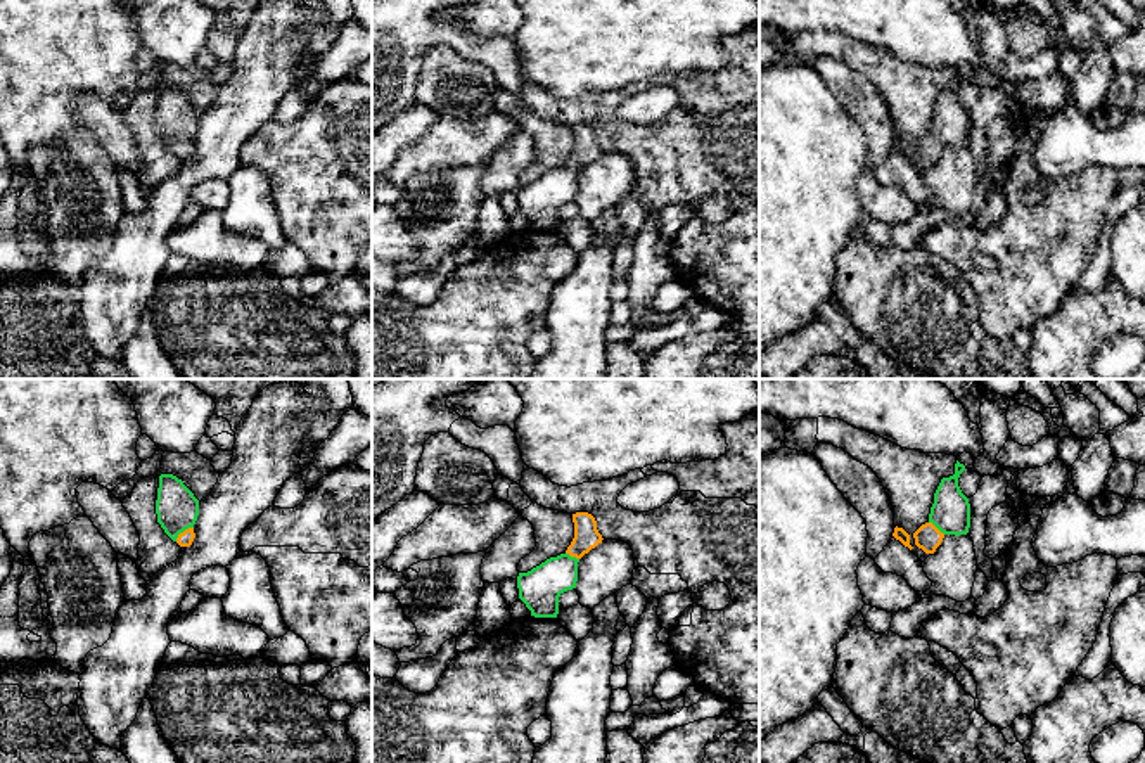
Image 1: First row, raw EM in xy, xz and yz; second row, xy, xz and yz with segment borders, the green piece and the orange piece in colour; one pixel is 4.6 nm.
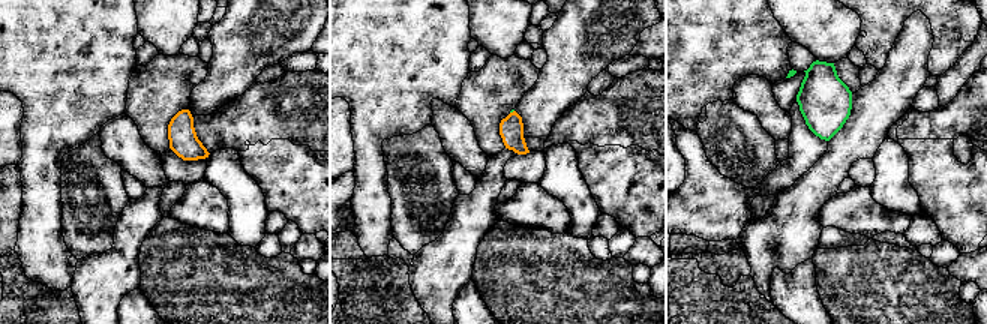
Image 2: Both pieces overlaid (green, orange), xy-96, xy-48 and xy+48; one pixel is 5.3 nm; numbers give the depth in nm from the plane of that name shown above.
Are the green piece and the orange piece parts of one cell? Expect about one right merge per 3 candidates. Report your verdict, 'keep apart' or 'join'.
join

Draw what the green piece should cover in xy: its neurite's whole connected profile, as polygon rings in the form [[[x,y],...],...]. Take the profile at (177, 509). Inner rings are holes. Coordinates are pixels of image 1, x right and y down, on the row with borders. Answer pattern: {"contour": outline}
{"contour": [[[173,474],[159,476],[157,523],[164,533],[180,547],[190,547],[195,533],[194,524],[199,516],[199,500],[194,493]]]}

